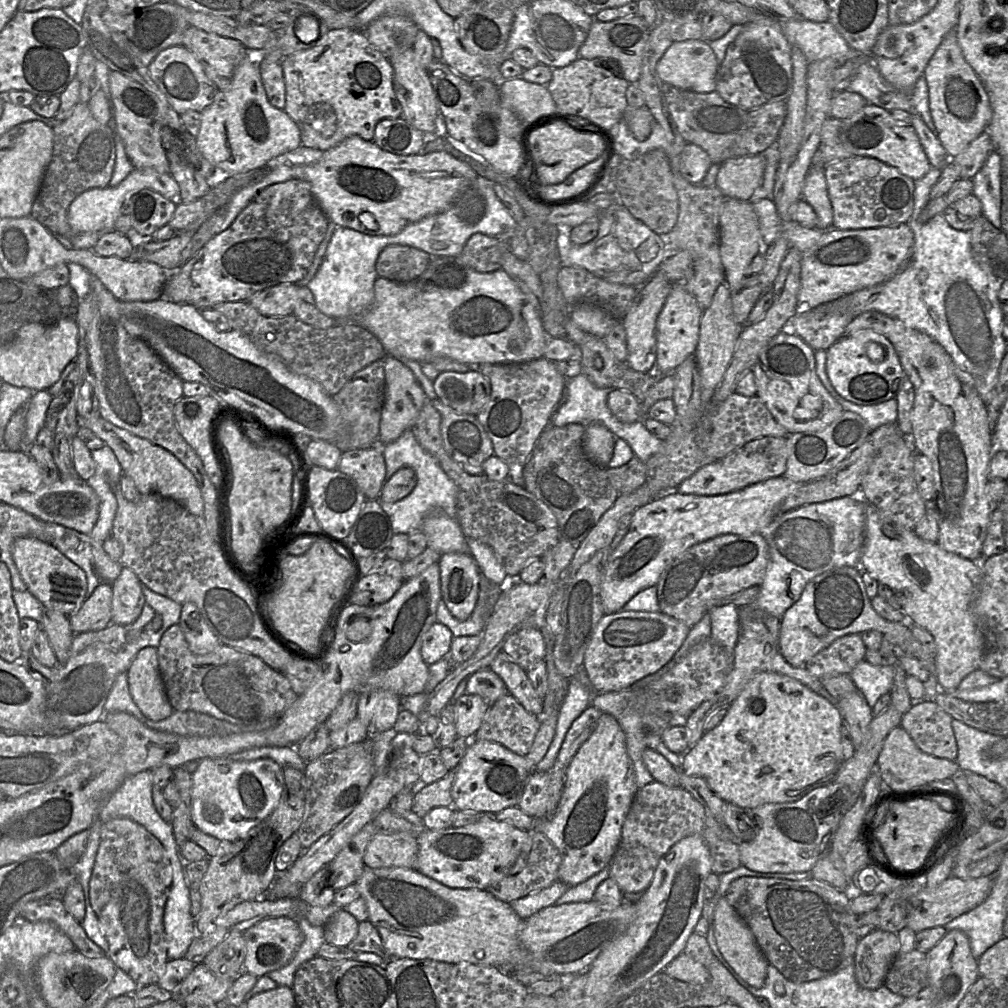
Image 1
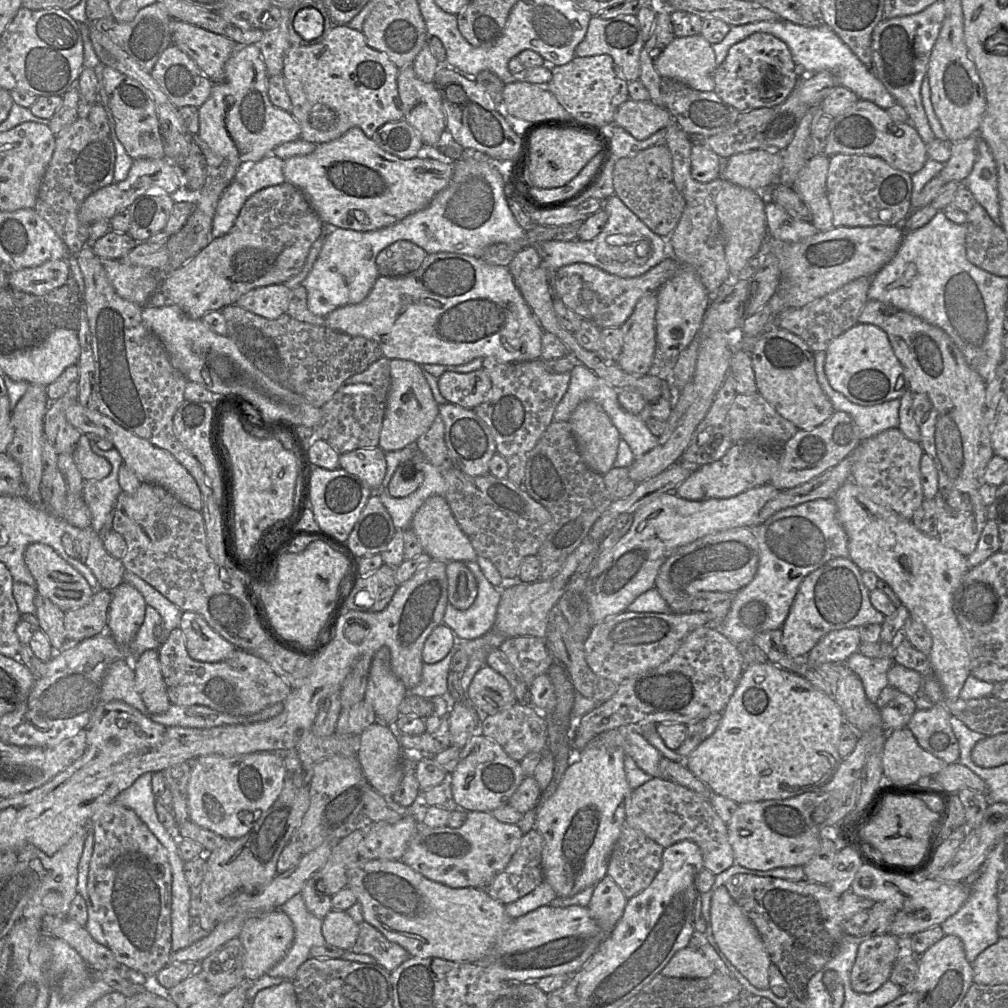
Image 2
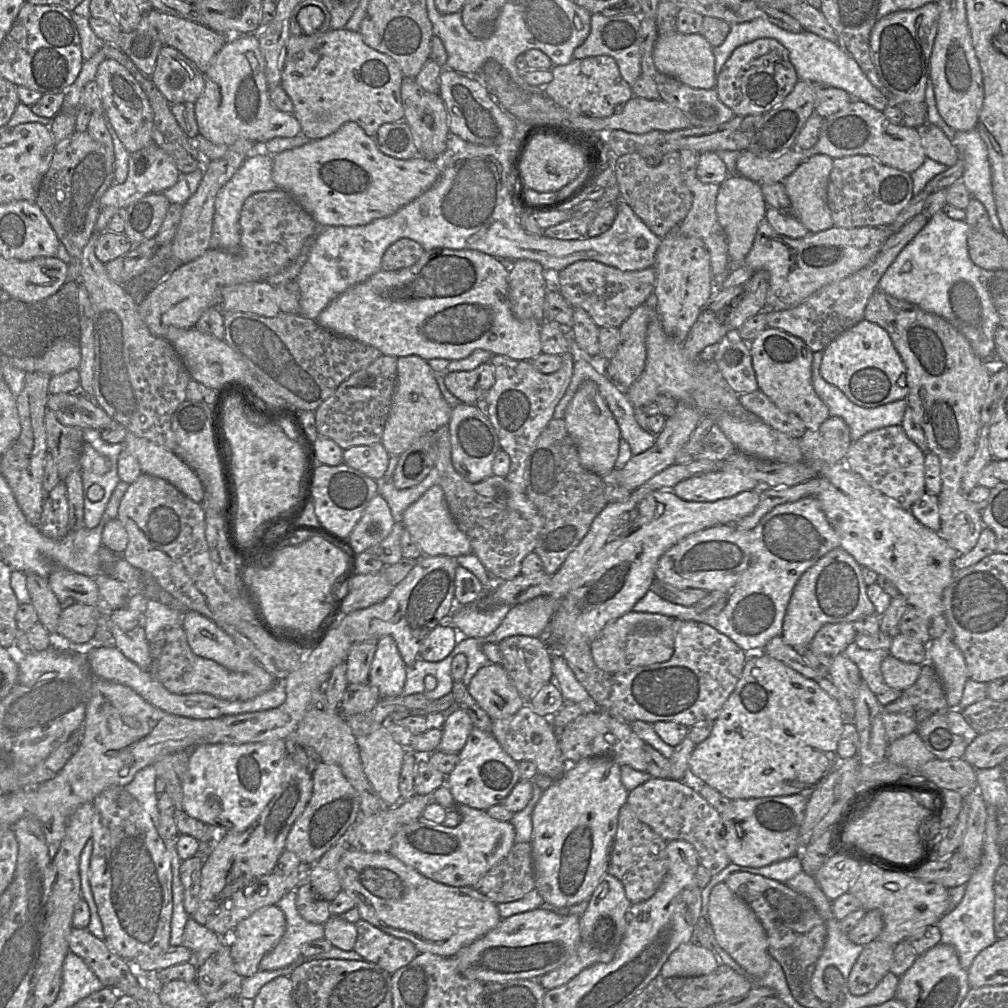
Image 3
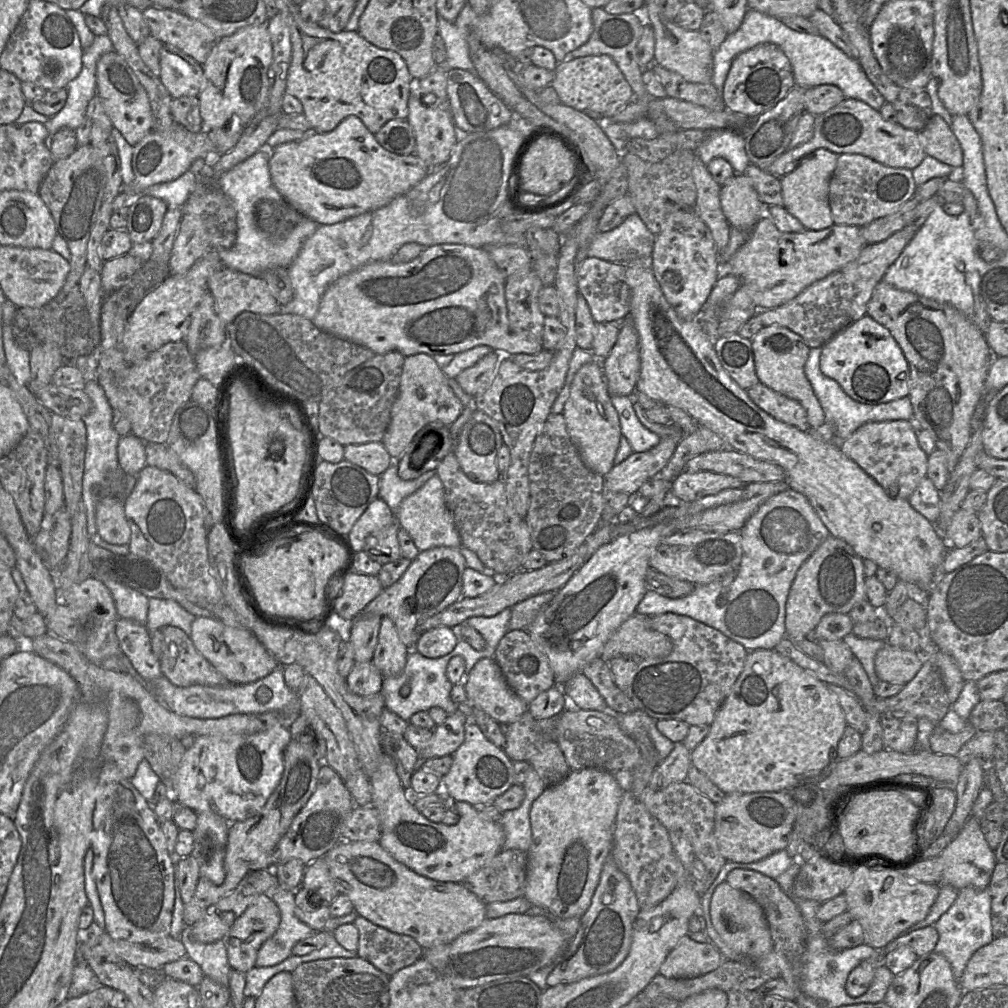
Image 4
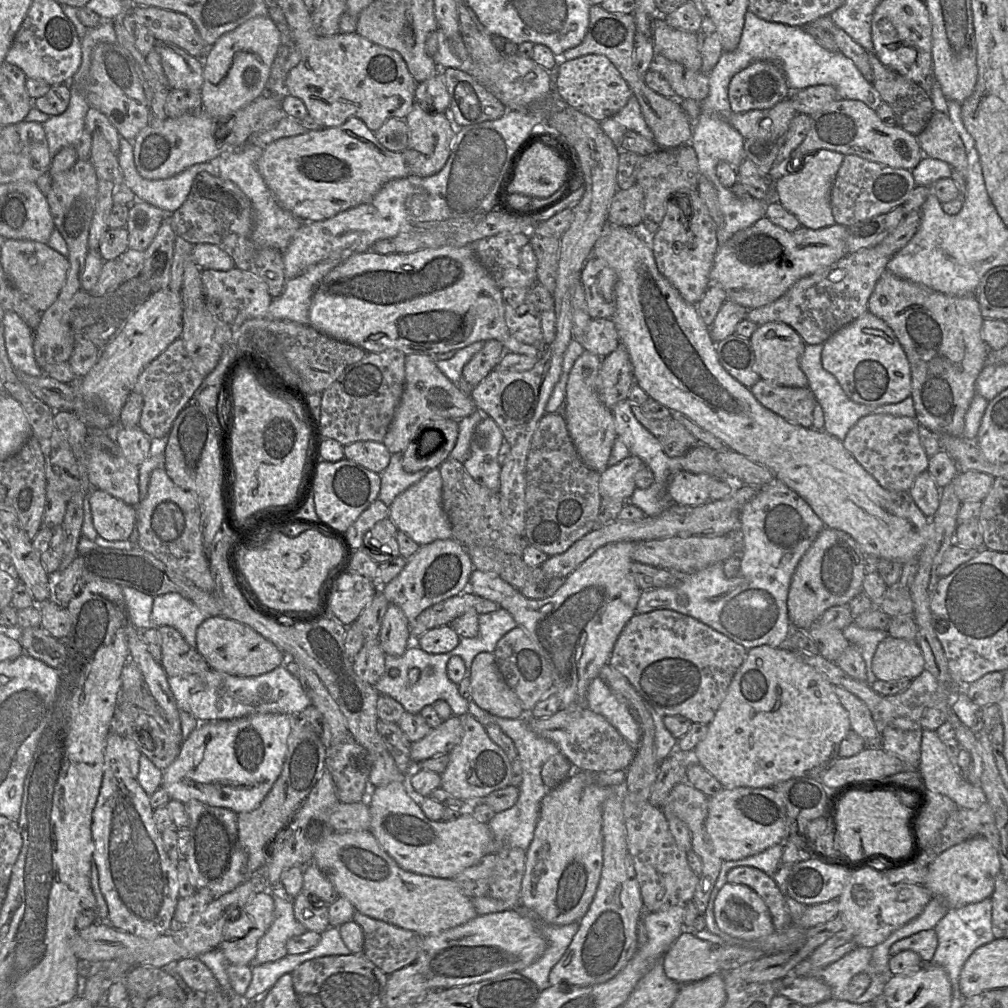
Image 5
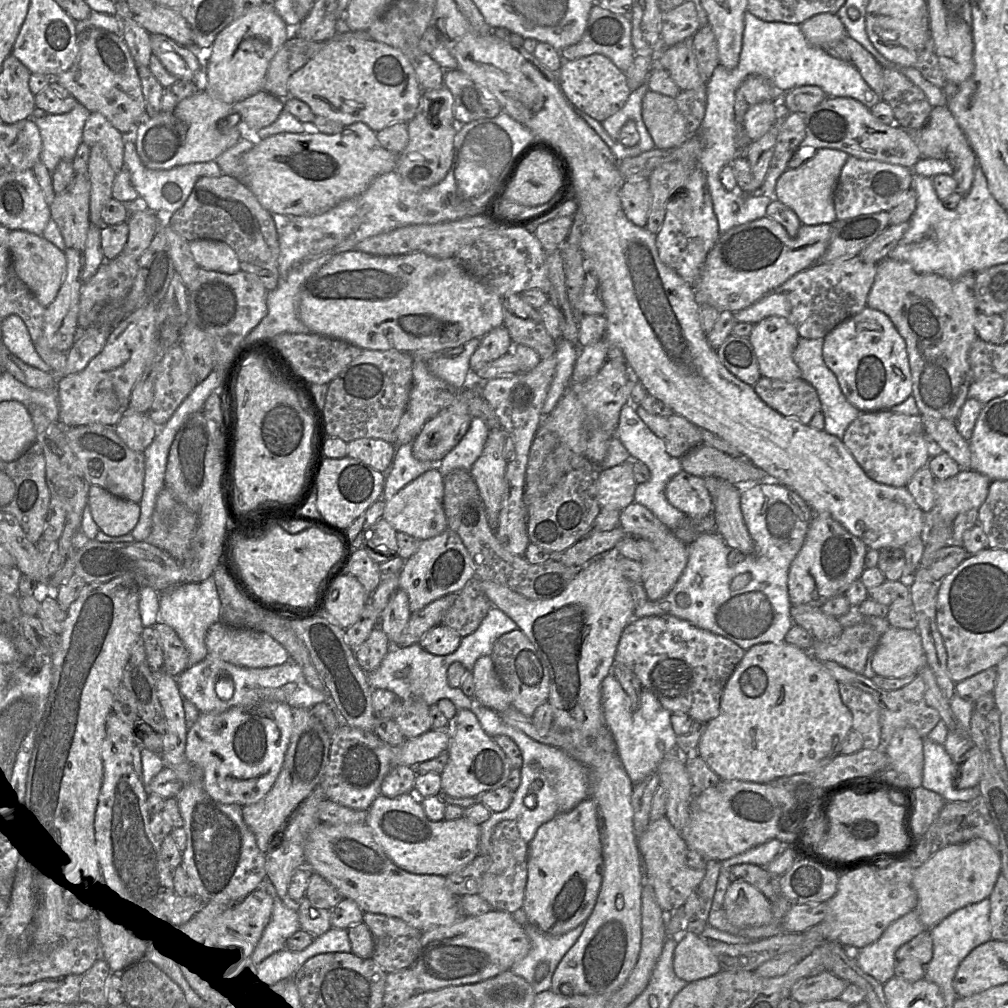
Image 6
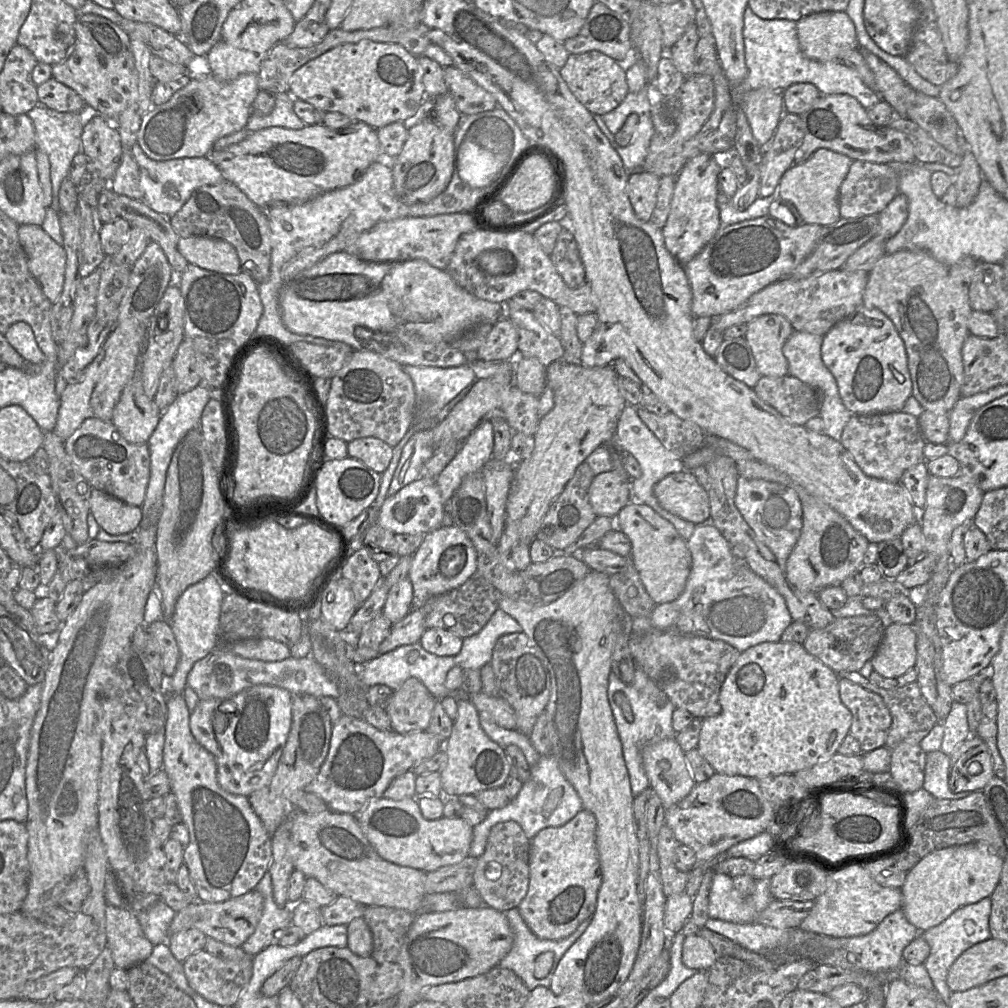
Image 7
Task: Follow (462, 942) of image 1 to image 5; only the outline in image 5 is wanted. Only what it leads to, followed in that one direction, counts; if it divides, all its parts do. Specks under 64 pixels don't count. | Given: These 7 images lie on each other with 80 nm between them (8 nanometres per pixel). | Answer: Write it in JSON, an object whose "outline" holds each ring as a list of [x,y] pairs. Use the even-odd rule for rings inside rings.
{"outline":[[[369,830],[333,831],[319,844],[314,853],[313,863],[331,882],[339,897],[348,899],[357,912],[411,930],[422,937],[463,925],[478,915],[472,899],[463,893],[453,879],[437,878],[404,870],[381,847],[374,834]]]}

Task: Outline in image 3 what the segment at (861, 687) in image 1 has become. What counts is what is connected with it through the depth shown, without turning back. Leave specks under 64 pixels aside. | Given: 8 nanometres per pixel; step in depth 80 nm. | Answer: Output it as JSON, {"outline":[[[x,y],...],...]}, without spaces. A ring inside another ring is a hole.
{"outline":[[[853,642],[845,649],[844,654],[857,665],[862,680],[870,690],[875,695],[879,694],[885,686],[881,664],[890,654],[889,650],[863,650]]]}

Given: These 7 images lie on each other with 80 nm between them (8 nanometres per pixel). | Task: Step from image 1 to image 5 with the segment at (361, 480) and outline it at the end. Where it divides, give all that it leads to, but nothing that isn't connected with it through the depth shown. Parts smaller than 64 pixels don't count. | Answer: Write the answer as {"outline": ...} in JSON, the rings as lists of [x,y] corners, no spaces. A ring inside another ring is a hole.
{"outline":[[[367,440],[344,446],[344,455],[346,459],[381,474],[390,463],[392,454],[382,442]]]}

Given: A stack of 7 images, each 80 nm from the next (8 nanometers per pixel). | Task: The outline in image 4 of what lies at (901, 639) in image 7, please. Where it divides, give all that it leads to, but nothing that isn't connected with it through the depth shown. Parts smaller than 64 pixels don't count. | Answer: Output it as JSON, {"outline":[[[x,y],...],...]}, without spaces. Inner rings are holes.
{"outline":[[[886,644],[875,657],[875,671],[879,679],[891,684],[906,685],[921,669],[921,653],[900,649]]]}

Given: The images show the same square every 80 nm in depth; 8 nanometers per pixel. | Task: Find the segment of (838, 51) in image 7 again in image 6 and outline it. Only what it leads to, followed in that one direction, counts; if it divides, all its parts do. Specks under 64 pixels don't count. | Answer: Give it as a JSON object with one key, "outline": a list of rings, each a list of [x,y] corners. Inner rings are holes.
{"outline":[[[820,13],[800,24],[806,40],[813,46],[823,47],[829,42],[842,41],[847,35],[836,13]]]}

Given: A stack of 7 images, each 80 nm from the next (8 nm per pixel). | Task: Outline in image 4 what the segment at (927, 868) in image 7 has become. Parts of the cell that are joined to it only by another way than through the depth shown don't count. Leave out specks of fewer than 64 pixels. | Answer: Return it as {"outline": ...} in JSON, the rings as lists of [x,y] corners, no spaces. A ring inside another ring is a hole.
{"outline":[[[970,816],[960,832],[938,856],[941,862],[941,884],[957,890],[973,887],[978,890],[987,888],[997,863],[994,851],[987,844],[979,820]]]}

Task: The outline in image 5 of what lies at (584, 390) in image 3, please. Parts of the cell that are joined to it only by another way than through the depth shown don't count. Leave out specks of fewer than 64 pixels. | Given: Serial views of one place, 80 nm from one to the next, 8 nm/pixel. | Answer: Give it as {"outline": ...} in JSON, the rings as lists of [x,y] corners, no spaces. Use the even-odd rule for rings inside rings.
{"outline":[[[584,351],[575,361],[570,372],[566,400],[562,407],[569,436],[582,462],[589,468],[602,473],[608,467],[608,460],[615,440],[618,438],[613,412],[599,399],[597,379],[602,357]]]}

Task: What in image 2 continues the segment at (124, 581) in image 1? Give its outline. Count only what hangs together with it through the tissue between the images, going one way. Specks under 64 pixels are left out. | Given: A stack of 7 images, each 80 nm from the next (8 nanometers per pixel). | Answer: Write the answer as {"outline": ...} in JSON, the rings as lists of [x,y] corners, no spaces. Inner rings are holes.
{"outline":[[[122,582],[111,593],[106,631],[118,644],[128,646],[144,621],[146,602],[127,582]]]}

